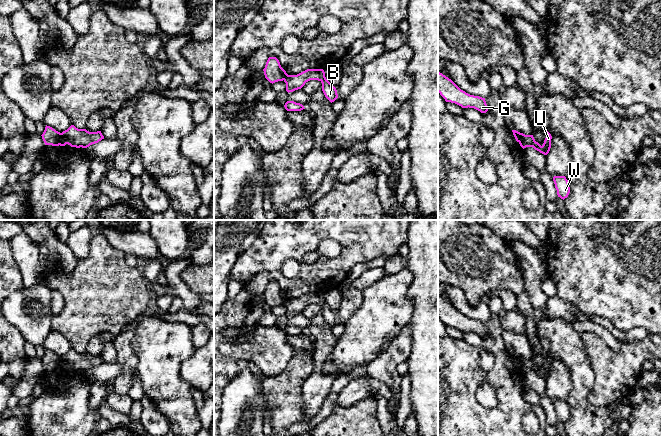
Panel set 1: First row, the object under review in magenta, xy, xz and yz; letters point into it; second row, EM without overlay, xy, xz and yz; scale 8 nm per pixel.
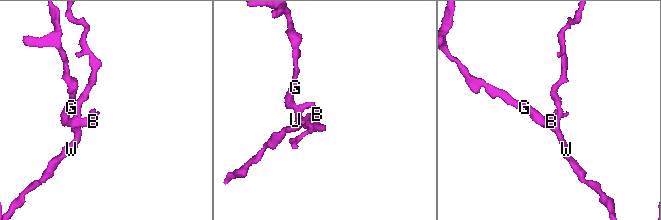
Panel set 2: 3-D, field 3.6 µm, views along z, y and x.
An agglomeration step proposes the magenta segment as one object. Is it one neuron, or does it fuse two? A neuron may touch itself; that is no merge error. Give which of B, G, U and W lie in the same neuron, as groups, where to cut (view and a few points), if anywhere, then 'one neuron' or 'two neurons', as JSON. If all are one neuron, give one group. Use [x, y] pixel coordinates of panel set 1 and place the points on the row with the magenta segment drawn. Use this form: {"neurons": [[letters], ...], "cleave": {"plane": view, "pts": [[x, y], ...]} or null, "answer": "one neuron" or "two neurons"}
{"neurons": [["B", "U", "W"], ["G"]], "cleave": {"plane": "xy", "pts": [[61, 133], [61, 142], [59, 144]]}, "answer": "two neurons"}

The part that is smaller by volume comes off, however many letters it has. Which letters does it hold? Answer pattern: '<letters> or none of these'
G

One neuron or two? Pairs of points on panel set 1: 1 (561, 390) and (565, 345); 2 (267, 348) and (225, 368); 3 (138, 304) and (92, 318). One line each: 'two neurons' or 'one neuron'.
1: two neurons
2: one neuron
3: one neuron

